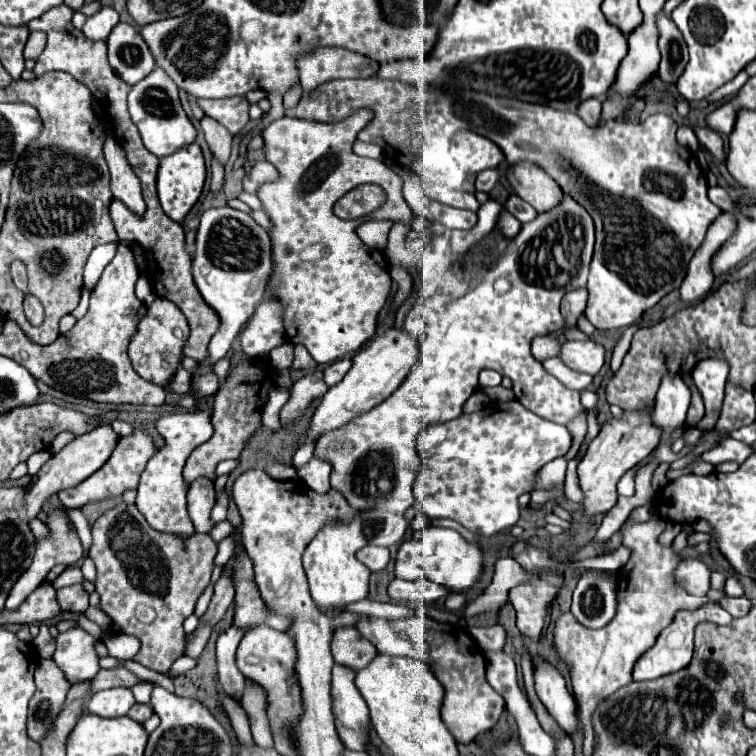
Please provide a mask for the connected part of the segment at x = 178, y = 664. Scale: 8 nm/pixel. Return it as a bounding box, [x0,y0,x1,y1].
[171,656,197,674]

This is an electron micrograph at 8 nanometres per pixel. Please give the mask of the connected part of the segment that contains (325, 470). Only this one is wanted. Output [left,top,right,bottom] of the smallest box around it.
[297,456,331,492]

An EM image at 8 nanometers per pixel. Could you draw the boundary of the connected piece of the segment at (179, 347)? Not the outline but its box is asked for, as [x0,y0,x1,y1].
[129,298,189,386]

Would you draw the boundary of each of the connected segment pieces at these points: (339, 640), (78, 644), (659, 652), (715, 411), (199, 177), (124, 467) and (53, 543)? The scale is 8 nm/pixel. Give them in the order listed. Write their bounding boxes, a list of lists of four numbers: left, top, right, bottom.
[[331,626,377,670],[53,626,99,684],[633,604,731,680],[693,358,729,429],[157,142,205,222],[57,430,157,508],[5,508,83,610]]

